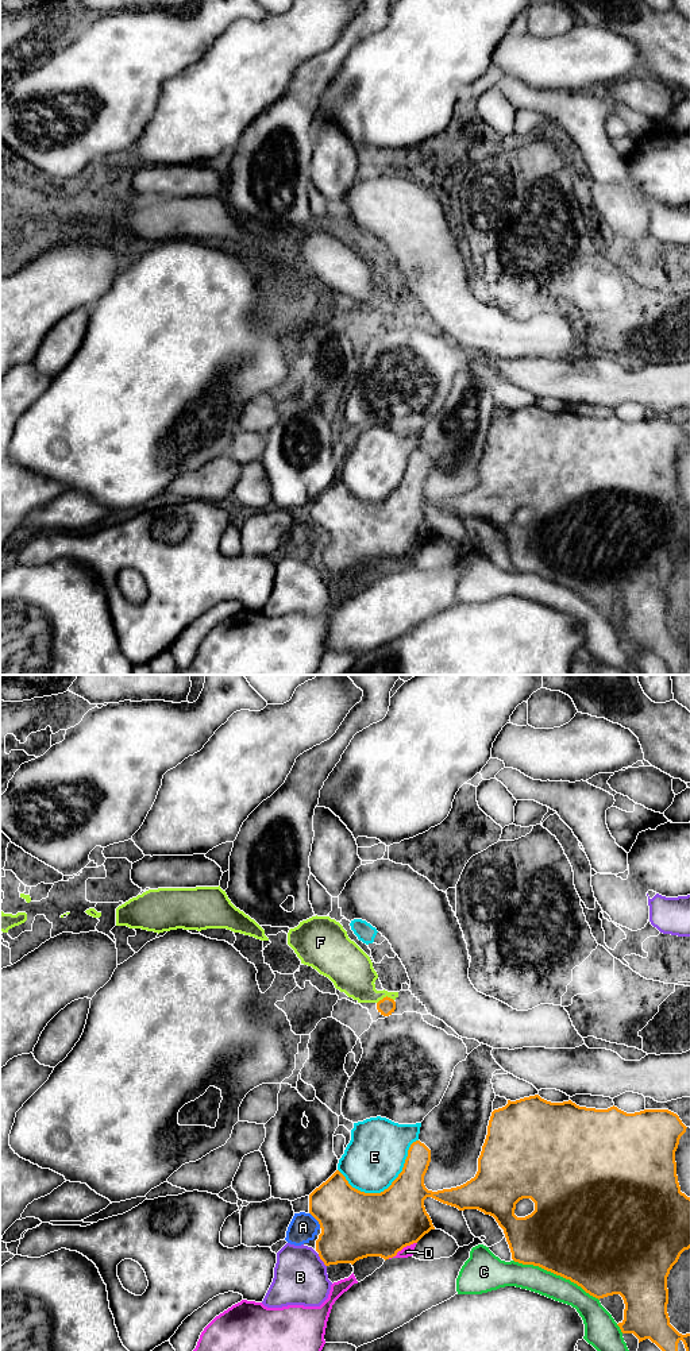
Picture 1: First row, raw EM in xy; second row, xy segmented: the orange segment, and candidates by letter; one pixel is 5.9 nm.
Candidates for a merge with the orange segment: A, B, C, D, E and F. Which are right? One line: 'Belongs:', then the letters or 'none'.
Belongs: none

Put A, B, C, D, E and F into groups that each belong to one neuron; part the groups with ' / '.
A / B / C / D / E / F

